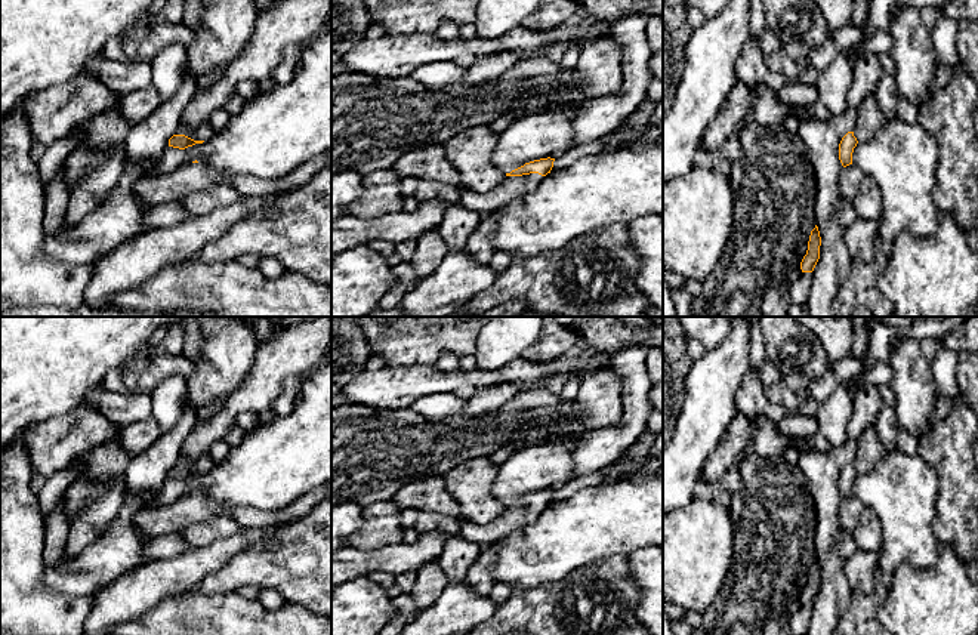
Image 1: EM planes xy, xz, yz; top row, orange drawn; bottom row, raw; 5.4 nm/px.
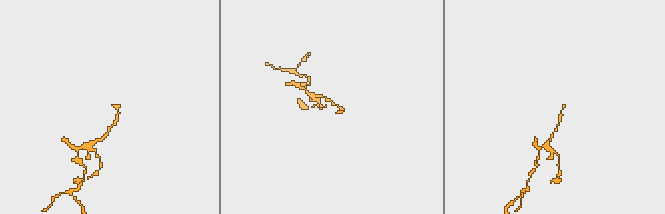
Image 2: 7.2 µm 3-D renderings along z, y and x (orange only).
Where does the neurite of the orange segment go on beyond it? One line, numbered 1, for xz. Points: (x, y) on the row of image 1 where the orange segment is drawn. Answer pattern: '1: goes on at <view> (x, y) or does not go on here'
1: goes on at xz (512, 187)

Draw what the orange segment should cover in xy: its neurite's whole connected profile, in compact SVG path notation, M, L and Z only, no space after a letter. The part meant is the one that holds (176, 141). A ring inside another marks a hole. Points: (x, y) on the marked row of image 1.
M209 123L200 124L198 127L185 127L179 124L178 132L169 139L169 147L185 149L195 144L203 144L213 132Z

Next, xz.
M540 158L506 173L506 179L488 192L460 191L459 204L479 215L496 212L503 204L531 192L550 173L555 158Z

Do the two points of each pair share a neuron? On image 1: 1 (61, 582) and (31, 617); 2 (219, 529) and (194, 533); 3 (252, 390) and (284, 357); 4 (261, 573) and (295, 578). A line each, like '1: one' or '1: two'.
1: two
2: one
3: one
4: one

